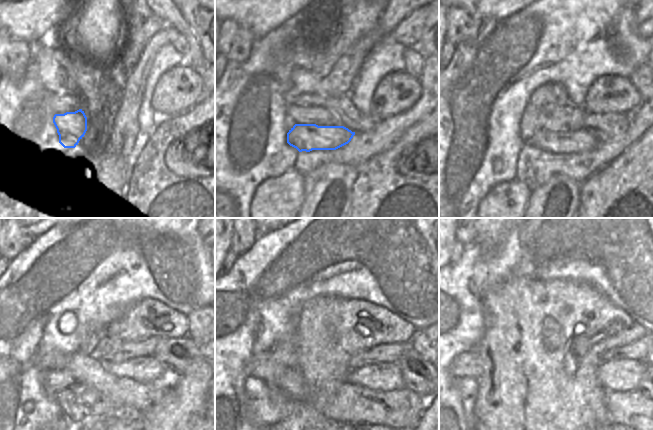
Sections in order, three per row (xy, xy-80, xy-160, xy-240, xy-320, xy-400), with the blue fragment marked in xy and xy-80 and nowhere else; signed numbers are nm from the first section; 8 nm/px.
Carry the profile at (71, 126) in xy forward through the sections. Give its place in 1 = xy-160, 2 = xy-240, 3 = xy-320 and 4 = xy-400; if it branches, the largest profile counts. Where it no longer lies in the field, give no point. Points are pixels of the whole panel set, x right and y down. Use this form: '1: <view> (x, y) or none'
1: xy-160 (580, 141)
2: xy-240 (146, 369)
3: xy-320 (387, 376)
4: xy-400 (621, 375)

